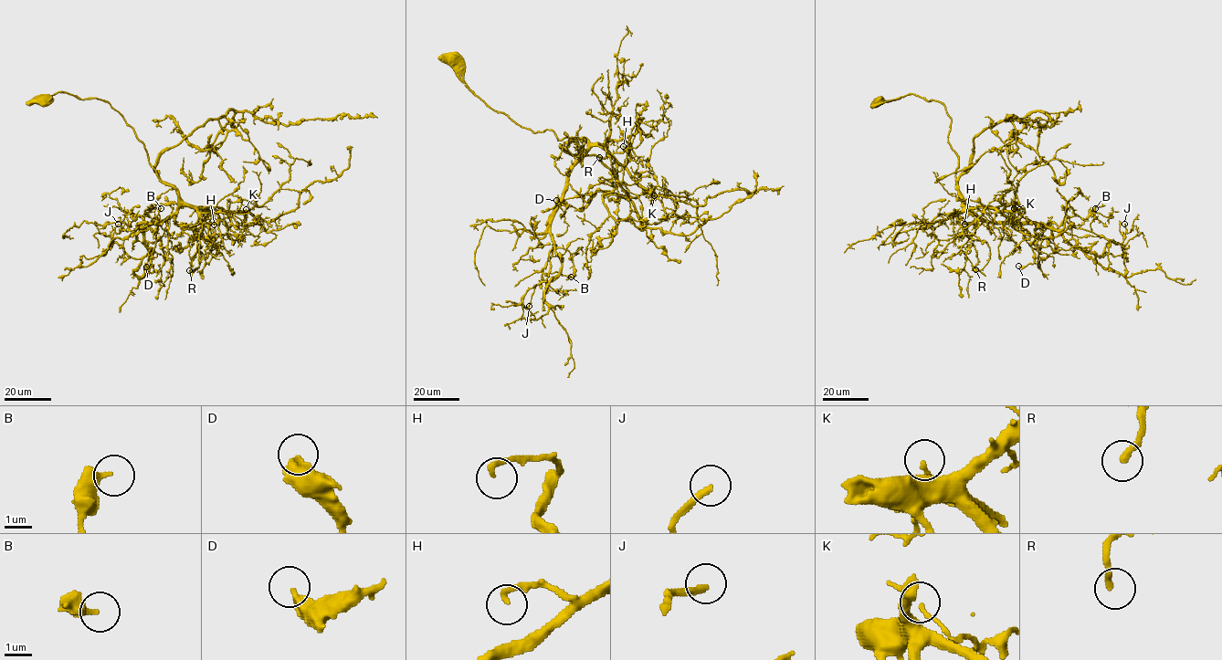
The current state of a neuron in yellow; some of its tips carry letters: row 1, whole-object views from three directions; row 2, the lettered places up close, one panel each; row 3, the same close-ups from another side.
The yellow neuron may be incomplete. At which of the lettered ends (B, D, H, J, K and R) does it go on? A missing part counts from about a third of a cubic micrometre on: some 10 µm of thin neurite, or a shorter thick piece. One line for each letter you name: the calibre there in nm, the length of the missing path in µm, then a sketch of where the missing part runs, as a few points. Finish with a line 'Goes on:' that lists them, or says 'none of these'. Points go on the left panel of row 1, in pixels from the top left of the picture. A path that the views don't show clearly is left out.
J: calibre 240 nm; missing 10 µm
R: calibre 240 nm; missing 15 µm
Goes on: J, R

